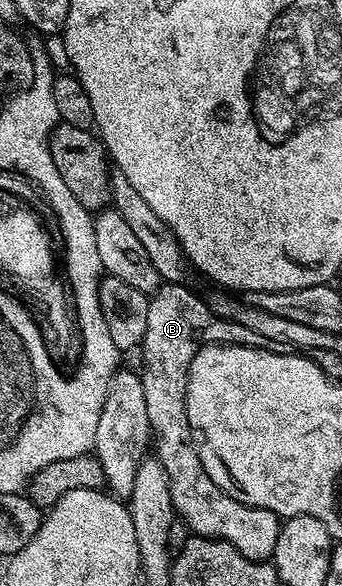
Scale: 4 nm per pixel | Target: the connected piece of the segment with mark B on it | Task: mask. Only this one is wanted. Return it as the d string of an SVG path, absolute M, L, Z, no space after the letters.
M166 283L150 297L146 338L140 346L140 380L144 403L148 407L152 445L158 448L158 462L164 471L168 471L174 512L185 521L191 534L227 541L240 551L240 555L253 561L269 562L277 545L278 514L237 501L214 482L204 471L200 455L196 452L196 437L186 414L186 376L190 374L190 364L200 348L198 337L211 333L214 339L242 339L247 336L247 331L233 319L216 317L209 304L201 301L188 286L186 283Z

